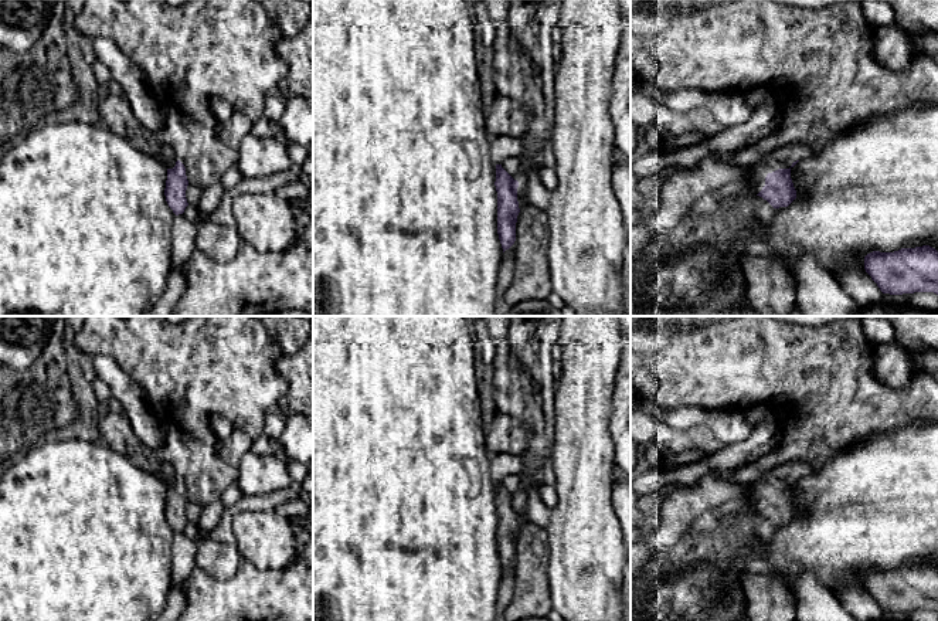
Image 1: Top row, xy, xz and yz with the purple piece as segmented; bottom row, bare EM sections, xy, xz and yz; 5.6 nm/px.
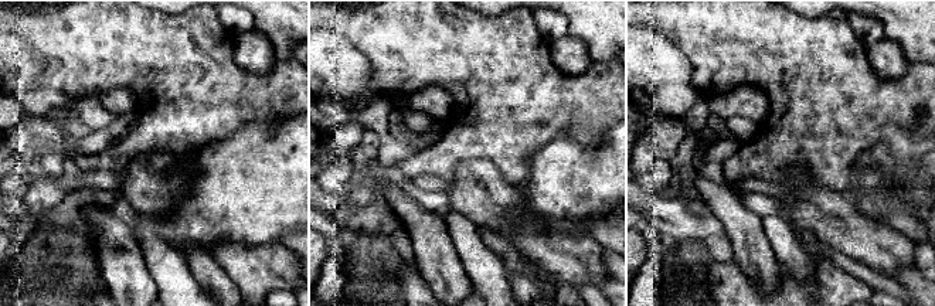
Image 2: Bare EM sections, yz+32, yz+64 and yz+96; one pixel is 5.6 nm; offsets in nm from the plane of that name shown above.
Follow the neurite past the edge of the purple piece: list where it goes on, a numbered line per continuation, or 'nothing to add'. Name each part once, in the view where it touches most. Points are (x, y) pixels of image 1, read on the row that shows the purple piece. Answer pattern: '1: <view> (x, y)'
1: yz (782, 158)

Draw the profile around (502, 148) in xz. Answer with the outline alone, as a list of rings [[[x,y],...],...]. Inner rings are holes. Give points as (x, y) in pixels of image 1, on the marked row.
[[[496,136],[490,142],[490,157],[496,164],[502,164],[510,156],[520,156],[524,149],[524,138]]]

